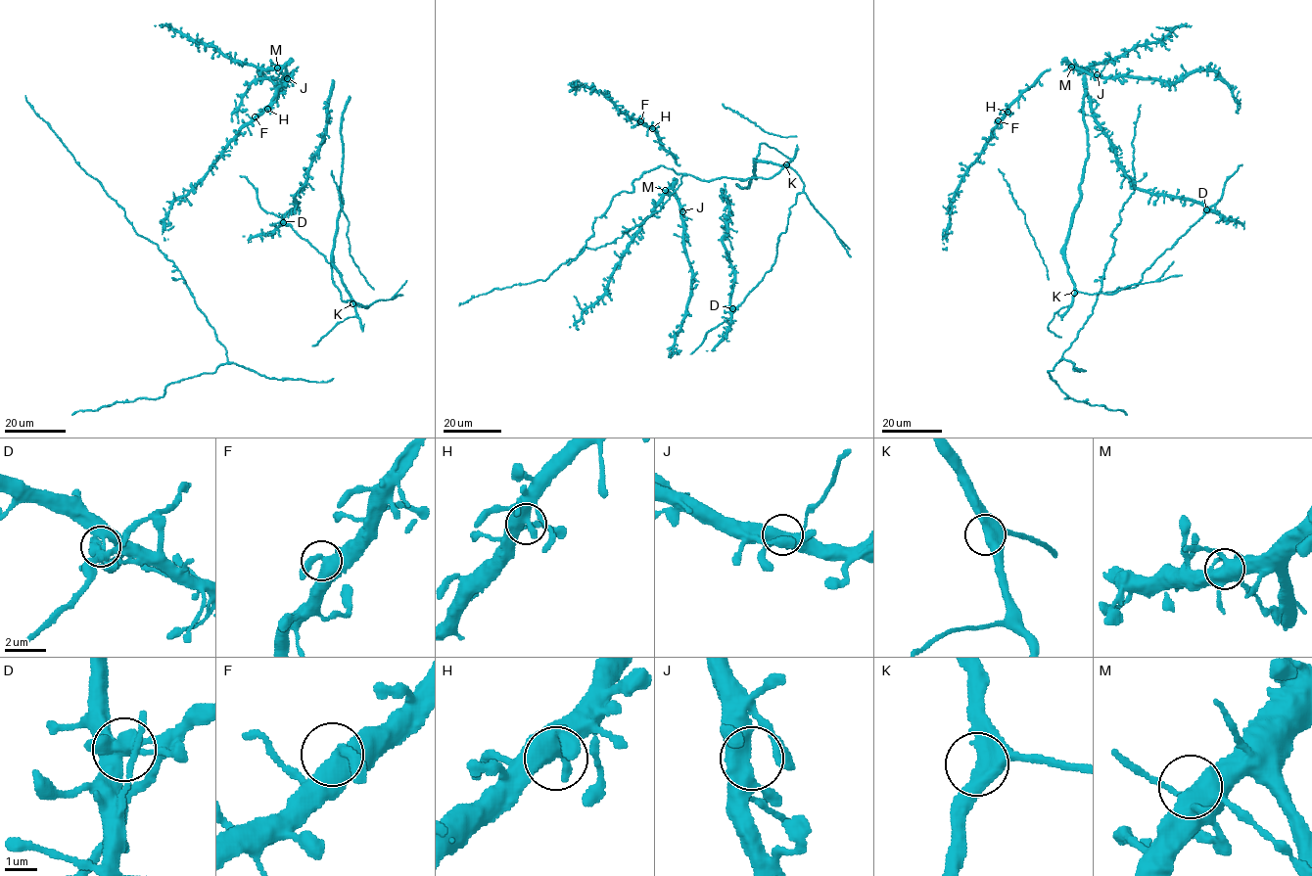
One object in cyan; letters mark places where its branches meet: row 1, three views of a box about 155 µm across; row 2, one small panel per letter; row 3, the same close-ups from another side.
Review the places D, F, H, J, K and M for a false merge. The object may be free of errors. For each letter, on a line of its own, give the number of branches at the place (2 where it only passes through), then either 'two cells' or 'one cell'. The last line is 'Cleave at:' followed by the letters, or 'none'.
D: branches 3; one cell
F: branches 3; one cell
H: branches 3; one cell
J: branches 3; one cell
K: branches 3; one cell
M: branches 3; one cell
Cleave at: none

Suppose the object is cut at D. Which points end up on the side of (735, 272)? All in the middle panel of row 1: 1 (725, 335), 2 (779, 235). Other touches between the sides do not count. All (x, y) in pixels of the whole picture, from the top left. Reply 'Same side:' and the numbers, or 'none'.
Same side: 1, 2

